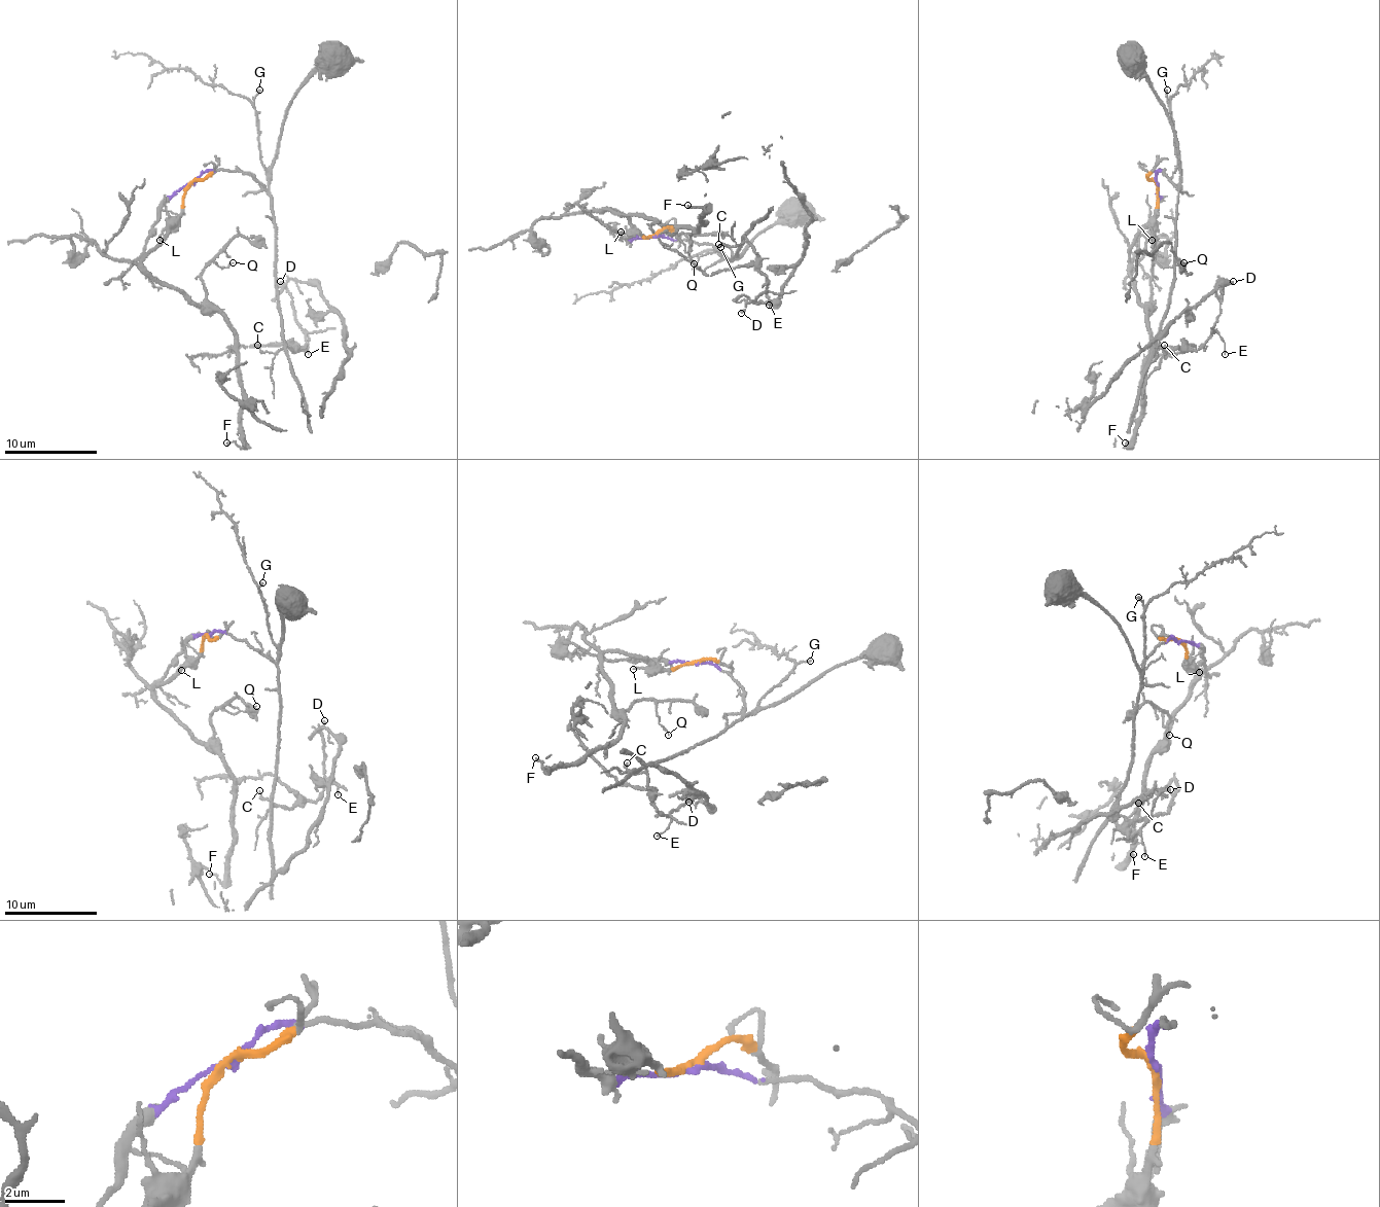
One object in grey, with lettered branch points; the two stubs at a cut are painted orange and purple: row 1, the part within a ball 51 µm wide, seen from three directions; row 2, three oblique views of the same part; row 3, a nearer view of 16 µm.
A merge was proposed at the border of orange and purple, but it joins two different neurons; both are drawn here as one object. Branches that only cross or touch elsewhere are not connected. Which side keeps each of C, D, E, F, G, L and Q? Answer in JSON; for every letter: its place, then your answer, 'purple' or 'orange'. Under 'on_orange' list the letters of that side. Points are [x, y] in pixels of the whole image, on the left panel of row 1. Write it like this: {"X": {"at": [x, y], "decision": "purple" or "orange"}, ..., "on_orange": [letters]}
{"C": {"at": [257, 345], "decision": "purple"}, "D": {"at": [280, 281], "decision": "purple"}, "E": {"at": [308, 354], "decision": "purple"}, "F": {"at": [226, 442], "decision": "orange"}, "G": {"at": [259, 90], "decision": "purple"}, "L": {"at": [160, 240], "decision": "orange"}, "Q": {"at": [233, 262], "decision": "orange"}, "on_orange": ["F", "L", "Q"]}

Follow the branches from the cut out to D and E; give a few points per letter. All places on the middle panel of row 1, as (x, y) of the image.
D: (651, 237), (712, 244), (728, 257), (735, 255), (744, 237), (761, 257), (765, 290), (742, 313)
E: (651, 237), (712, 244), (728, 257), (735, 255), (744, 237), (761, 257), (770, 304)

